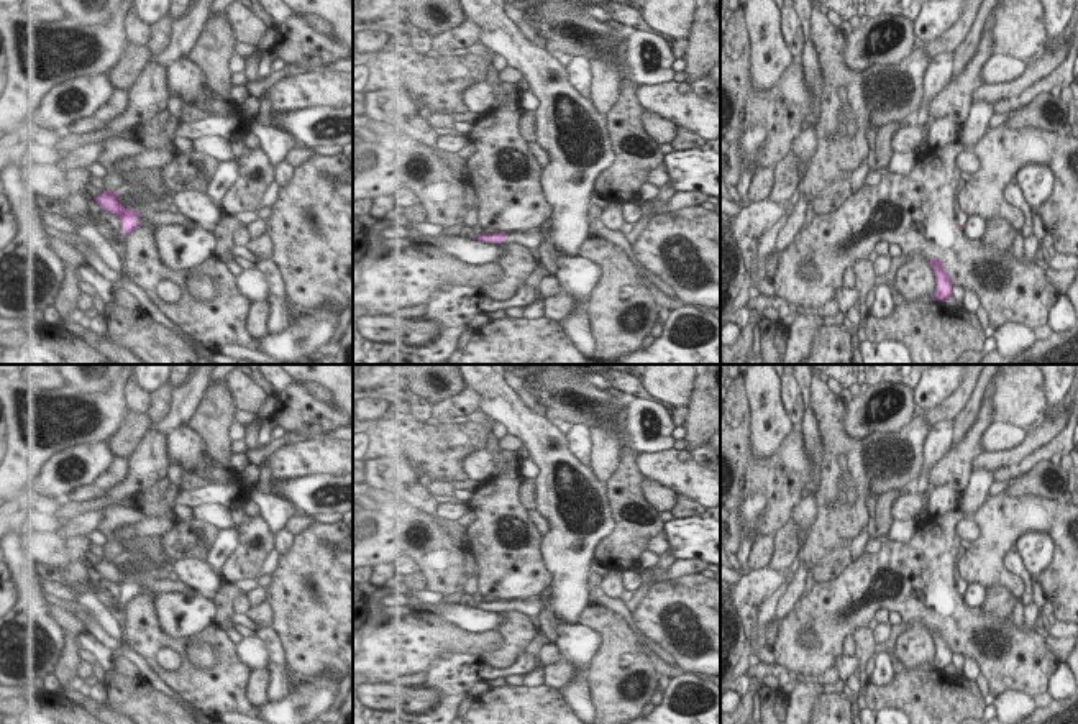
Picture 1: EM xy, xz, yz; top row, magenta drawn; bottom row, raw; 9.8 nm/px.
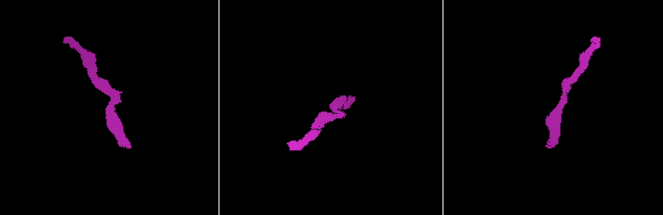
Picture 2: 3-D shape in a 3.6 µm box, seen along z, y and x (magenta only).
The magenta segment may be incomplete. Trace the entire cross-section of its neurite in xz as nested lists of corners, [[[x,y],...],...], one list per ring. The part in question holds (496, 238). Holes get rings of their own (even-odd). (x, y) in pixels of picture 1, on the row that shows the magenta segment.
[[[533,230],[528,233],[510,231],[509,235],[504,235],[502,231],[494,235],[482,233],[477,236],[477,241],[486,241],[494,245],[520,243],[527,248],[537,250],[543,240],[550,240],[550,233],[551,230],[545,231]]]

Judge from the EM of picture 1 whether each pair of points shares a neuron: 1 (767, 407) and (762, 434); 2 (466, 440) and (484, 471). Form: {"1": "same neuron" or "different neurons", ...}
{"1": "same neuron", "2": "different neurons"}

